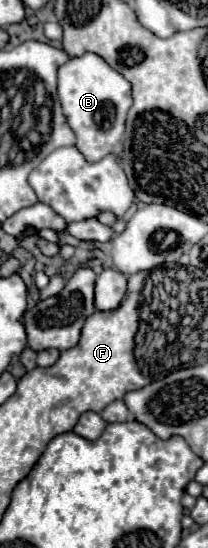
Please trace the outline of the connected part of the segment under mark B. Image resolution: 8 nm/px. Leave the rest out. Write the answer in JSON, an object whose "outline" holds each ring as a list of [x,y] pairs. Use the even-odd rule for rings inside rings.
{"outline":[[[93,52],[69,58],[59,66],[59,102],[67,124],[77,136],[77,148],[89,162],[97,162],[107,154],[121,156],[125,116],[129,112],[129,104],[133,104],[129,88],[131,84]]]}

